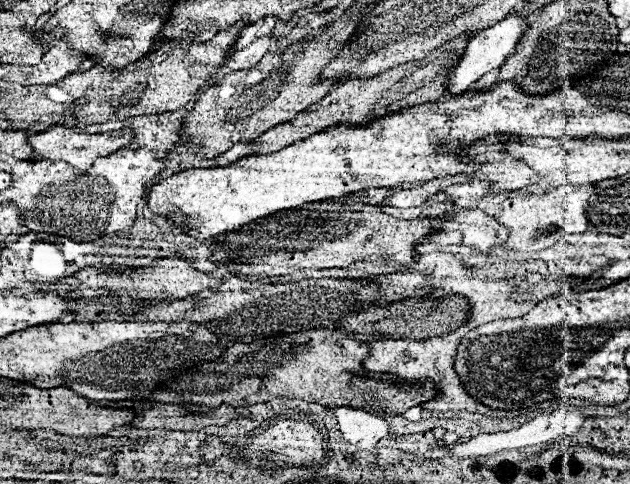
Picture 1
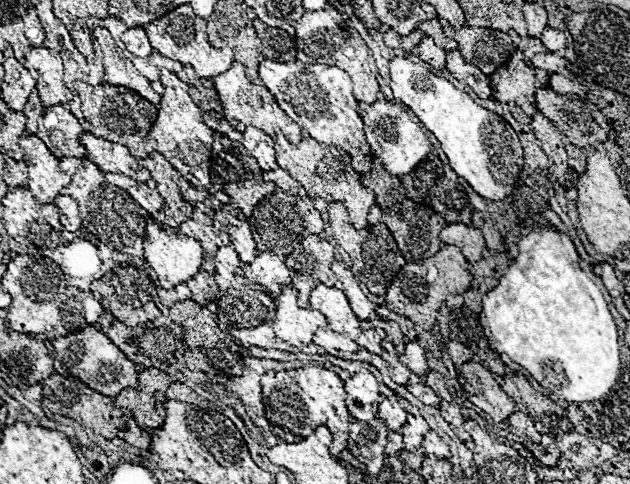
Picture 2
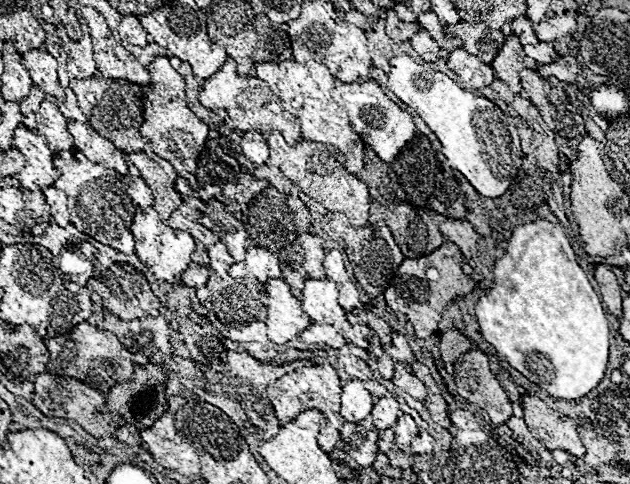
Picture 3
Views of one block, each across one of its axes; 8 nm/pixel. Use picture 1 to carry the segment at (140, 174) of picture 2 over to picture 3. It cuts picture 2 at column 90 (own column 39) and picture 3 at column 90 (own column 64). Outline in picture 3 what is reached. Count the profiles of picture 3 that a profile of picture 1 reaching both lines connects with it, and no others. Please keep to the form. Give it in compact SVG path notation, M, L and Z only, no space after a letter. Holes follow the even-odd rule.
M68 120L68 132L74 138L74 148L80 150L90 162L104 164L106 168L116 170L118 174L128 174L128 164L124 160L122 150L118 150L112 142L100 136L92 126L76 120Z

